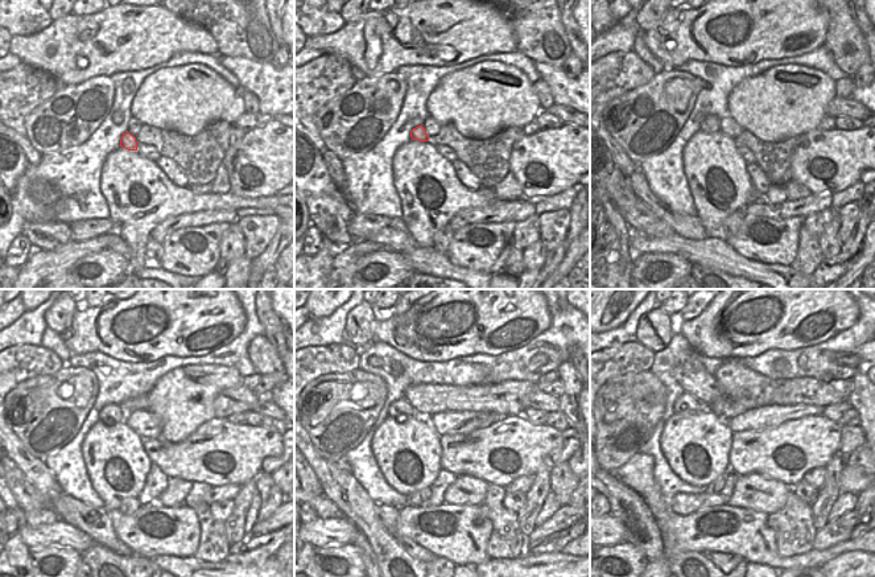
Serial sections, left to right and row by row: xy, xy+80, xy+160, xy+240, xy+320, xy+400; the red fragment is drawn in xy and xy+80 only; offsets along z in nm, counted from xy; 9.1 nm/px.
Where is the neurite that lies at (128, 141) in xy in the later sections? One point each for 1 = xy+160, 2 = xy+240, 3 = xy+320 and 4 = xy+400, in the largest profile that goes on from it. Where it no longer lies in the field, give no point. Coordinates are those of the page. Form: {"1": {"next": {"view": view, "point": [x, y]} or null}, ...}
{"1": {"next": {"view": "xy+160", "point": [710, 123]}}, "2": {"next": {"view": "xy+240", "point": [111, 413]}}, "3": {"next": {"view": "xy+320", "point": [399, 409]}}, "4": {"next": {"view": "xy+400", "point": [685, 402]}}}

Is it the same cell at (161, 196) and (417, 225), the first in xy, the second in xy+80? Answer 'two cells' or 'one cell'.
one cell

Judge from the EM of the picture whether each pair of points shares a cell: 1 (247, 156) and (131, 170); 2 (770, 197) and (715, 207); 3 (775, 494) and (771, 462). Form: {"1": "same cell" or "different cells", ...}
{"1": "different cells", "2": "different cells", "3": "different cells"}

